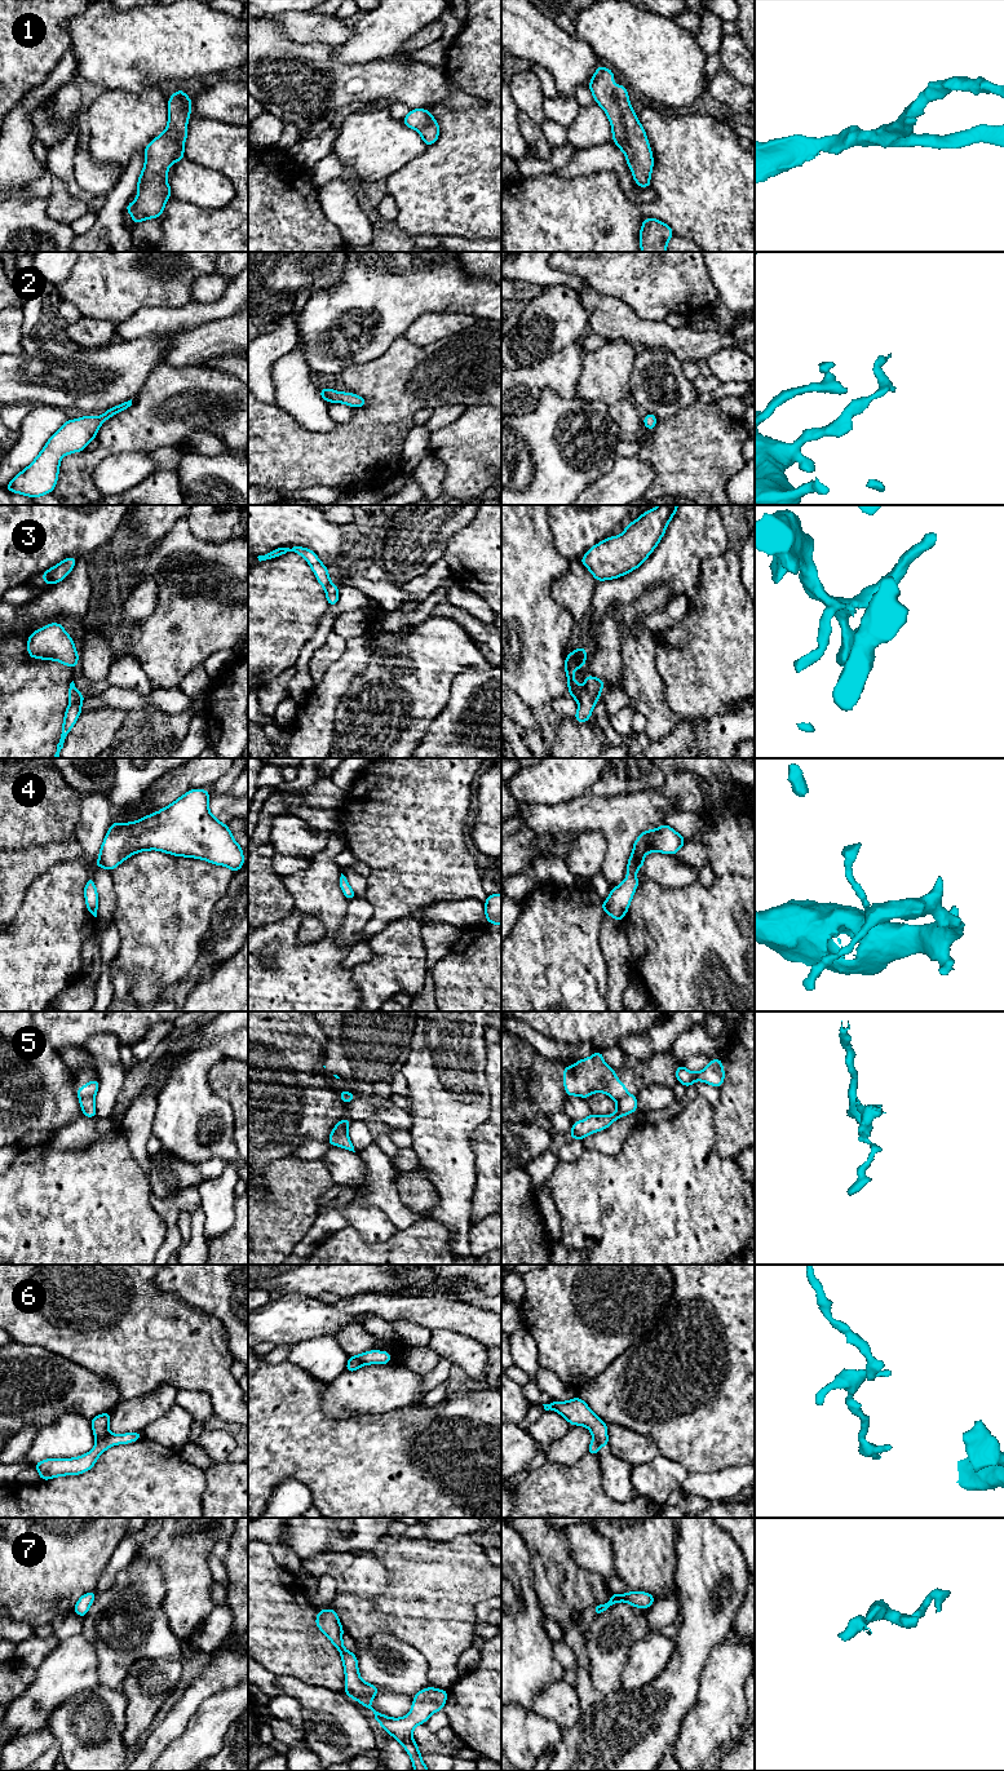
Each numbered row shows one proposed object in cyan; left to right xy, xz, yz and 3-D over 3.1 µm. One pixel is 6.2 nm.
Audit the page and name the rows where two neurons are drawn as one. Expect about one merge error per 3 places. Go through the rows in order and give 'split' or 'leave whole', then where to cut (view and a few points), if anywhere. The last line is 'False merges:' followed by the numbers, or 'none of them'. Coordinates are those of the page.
1: leave whole; cut none
2: leave whole; cut none
3: split; cut yz (583, 687), (578, 700)
4: leave whole; cut none
5: split; cut xy (93, 1097), (79, 1098)
6: split; cut xz (350, 1356), (354, 1356), (363, 1364)
7: leave whole; cut none
False merges: 3, 5, 6

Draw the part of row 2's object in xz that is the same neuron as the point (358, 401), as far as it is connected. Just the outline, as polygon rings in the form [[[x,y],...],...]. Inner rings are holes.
[[[319,389],[320,397],[327,402],[345,403],[350,407],[362,407],[367,404],[367,400],[353,393],[341,393],[332,389]]]

